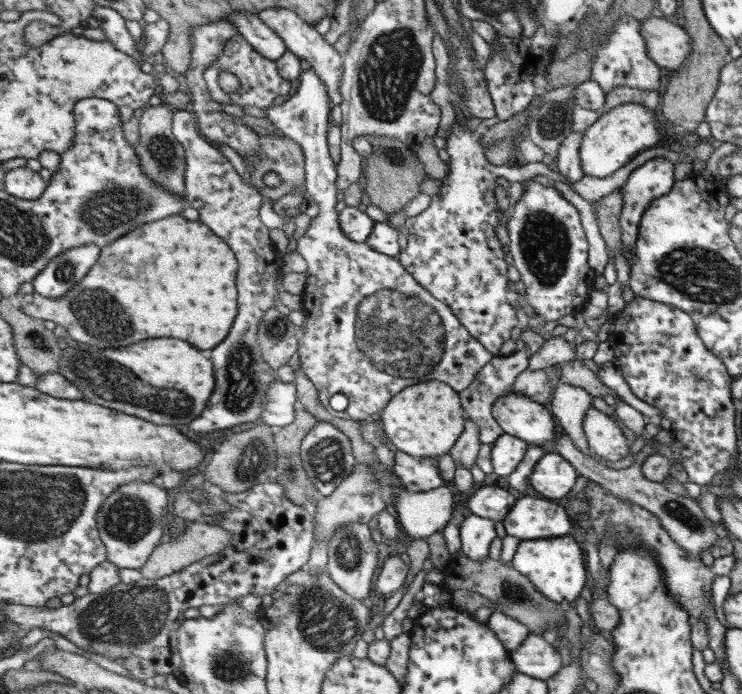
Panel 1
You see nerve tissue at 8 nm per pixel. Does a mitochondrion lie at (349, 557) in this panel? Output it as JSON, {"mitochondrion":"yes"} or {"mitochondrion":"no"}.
{"mitochondrion":"yes"}

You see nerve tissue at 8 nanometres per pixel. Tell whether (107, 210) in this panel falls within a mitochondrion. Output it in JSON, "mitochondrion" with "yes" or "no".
{"mitochondrion":"yes"}

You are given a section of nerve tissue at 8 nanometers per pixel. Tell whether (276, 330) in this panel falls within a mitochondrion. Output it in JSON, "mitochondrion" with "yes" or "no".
{"mitochondrion":"yes"}

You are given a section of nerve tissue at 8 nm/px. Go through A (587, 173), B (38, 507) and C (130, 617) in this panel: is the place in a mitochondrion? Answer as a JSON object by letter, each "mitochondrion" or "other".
{"A":"other","B":"mitochondrion","C":"mitochondrion"}

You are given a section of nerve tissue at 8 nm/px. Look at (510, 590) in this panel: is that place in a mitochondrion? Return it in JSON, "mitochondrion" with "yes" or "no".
{"mitochondrion":"yes"}

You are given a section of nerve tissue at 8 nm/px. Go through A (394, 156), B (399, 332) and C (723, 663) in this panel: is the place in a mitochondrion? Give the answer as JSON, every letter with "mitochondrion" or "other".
{"A":"mitochondrion","B":"mitochondrion","C":"other"}

